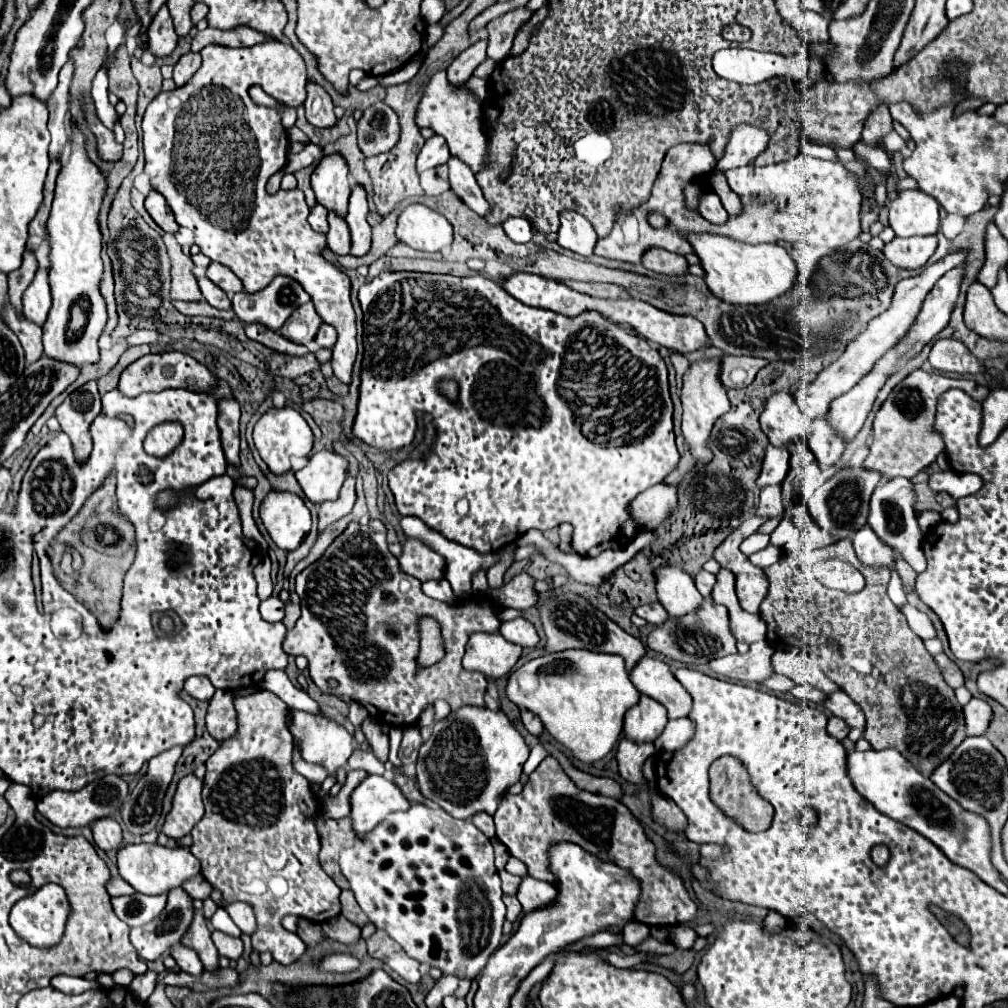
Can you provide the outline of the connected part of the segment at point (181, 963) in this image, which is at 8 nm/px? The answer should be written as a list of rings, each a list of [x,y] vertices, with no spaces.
[[[179,942],[179,944],[175,944],[175,946],[169,948],[169,954],[175,958],[177,966],[179,966],[183,972],[187,972],[187,974],[191,974],[191,976],[201,976],[203,964],[201,964],[201,960],[199,960],[199,956],[197,956],[197,952],[195,952],[193,948],[187,948],[187,946],[183,946],[183,944]]]

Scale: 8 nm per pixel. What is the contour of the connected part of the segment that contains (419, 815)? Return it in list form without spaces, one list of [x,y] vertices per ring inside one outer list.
[[[411,804],[405,812],[389,814],[351,848],[341,852],[341,872],[369,920],[385,930],[409,958],[439,968],[443,974],[477,978],[489,956],[499,948],[505,920],[501,878],[493,864],[493,846],[471,820],[455,820],[445,810]]]

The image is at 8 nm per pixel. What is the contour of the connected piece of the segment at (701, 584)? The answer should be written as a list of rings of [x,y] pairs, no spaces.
[[[701,570],[701,572],[695,576],[695,586],[697,586],[697,590],[699,590],[705,598],[711,594],[713,584],[715,584],[715,576],[709,574],[709,572],[705,572],[705,570]]]

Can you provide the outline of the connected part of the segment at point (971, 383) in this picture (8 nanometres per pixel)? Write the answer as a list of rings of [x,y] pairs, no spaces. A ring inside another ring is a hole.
[[[915,370],[905,380],[901,380],[883,402],[879,412],[875,414],[873,422],[873,442],[869,448],[869,456],[865,460],[867,470],[877,470],[887,478],[913,478],[923,468],[931,466],[937,456],[943,452],[943,440],[933,430],[935,420],[935,402],[937,398],[947,392],[949,388],[963,388],[976,401],[982,402],[989,394],[989,390],[977,384],[975,380],[965,378],[949,378],[935,372]]]

